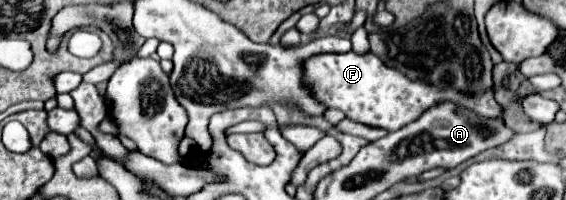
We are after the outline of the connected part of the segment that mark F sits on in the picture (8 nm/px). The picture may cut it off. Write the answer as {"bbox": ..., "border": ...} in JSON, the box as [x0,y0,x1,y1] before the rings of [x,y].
{"bbox":[303,52,501,132],"border":[[[371,52],[367,54],[317,54],[303,62],[303,84],[305,88],[327,108],[337,108],[345,112],[349,120],[383,128],[387,132],[397,132],[405,124],[411,124],[417,120],[425,110],[429,110],[433,104],[439,104],[441,100],[453,100],[455,104],[461,104],[477,116],[493,118],[499,116],[501,106],[493,98],[493,90],[485,92],[483,96],[467,96],[455,90],[439,90],[425,82],[413,82],[407,76],[403,76],[395,68],[387,68],[377,56]]]}

